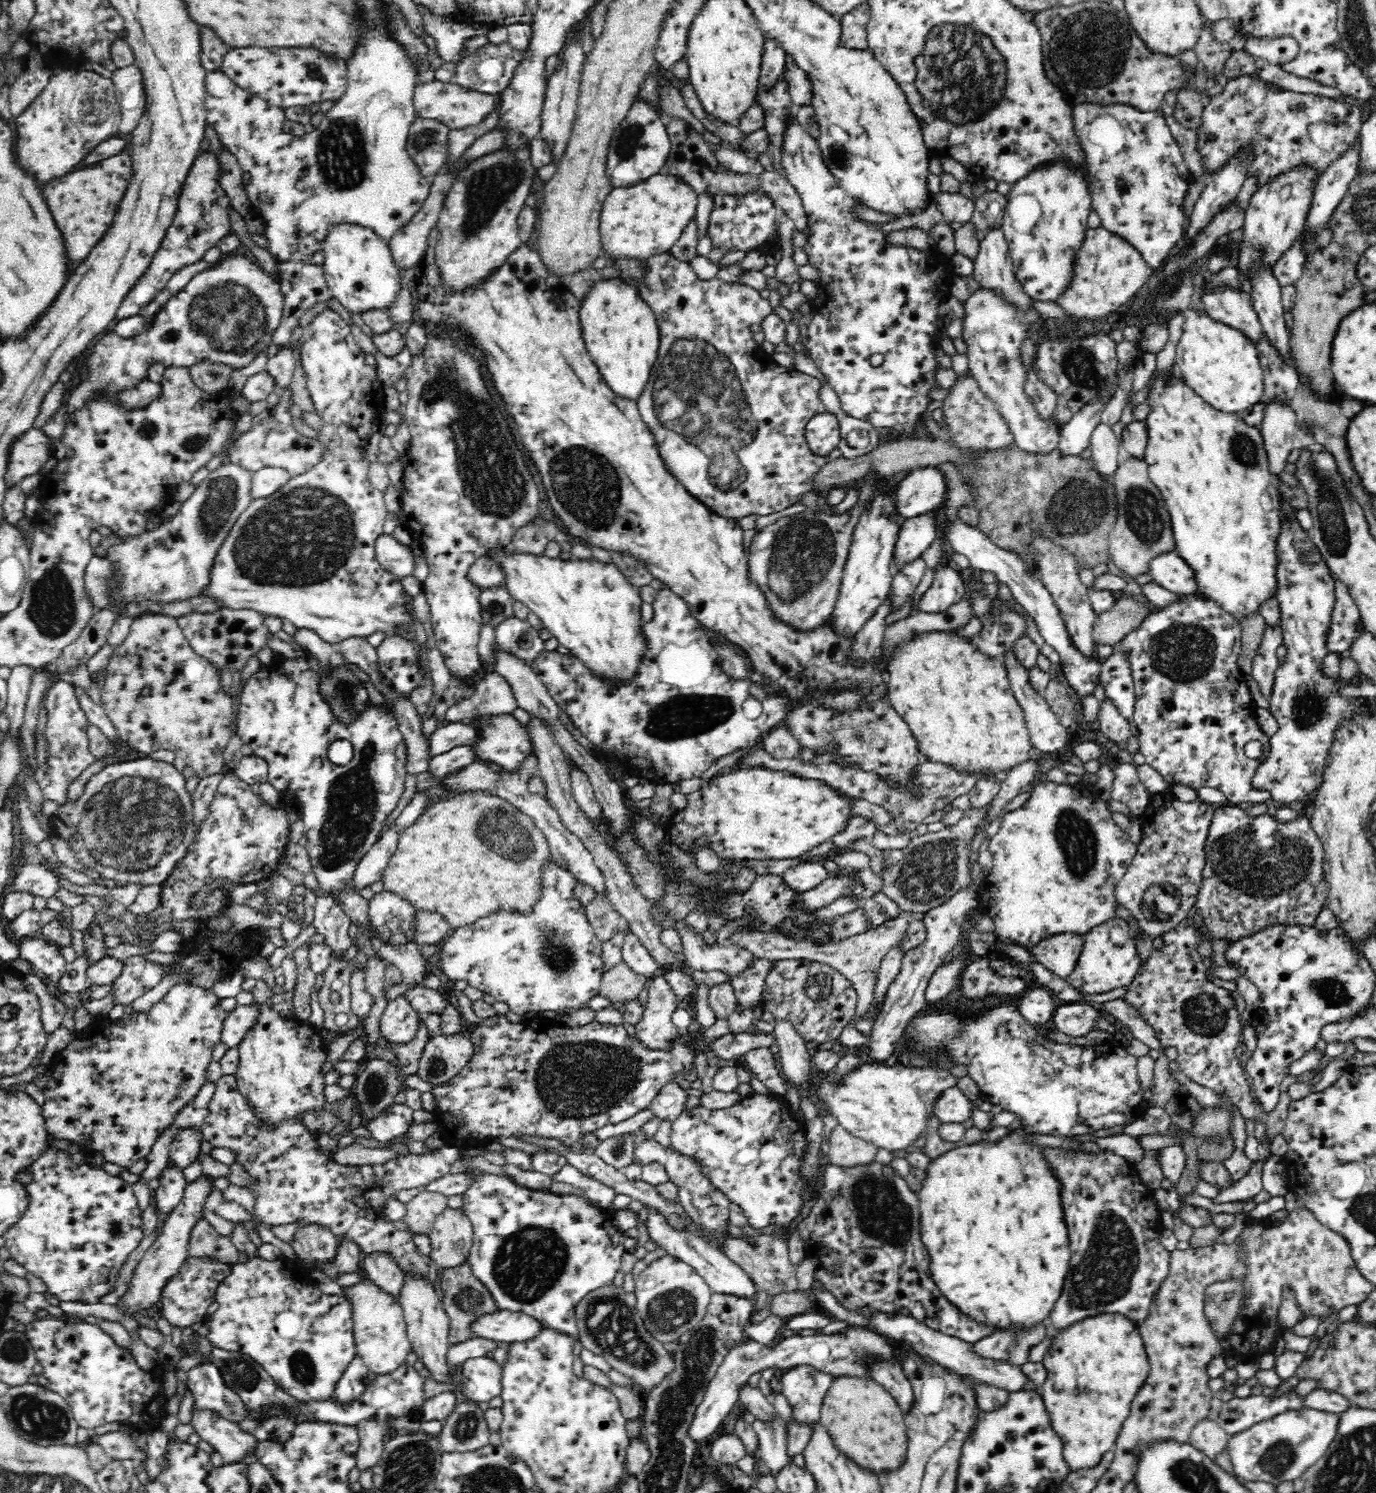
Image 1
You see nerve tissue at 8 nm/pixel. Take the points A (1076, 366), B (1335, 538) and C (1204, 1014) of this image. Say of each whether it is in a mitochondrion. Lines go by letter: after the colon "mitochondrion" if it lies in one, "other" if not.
A: mitochondrion
B: mitochondrion
C: mitochondrion

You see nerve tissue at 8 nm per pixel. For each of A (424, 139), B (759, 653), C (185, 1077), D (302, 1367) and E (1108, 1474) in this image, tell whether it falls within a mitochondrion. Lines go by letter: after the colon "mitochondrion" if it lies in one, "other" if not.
A: mitochondrion
B: other
C: other
D: mitochondrion
E: other

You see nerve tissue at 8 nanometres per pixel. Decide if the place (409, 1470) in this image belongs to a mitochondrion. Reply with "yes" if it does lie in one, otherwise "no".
yes

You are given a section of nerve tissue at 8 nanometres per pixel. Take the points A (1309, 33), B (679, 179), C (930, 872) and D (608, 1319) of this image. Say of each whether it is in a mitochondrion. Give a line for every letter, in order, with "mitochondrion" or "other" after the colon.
A: other
B: other
C: mitochondrion
D: mitochondrion

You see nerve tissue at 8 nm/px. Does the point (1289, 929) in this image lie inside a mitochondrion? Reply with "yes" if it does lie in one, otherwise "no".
no

